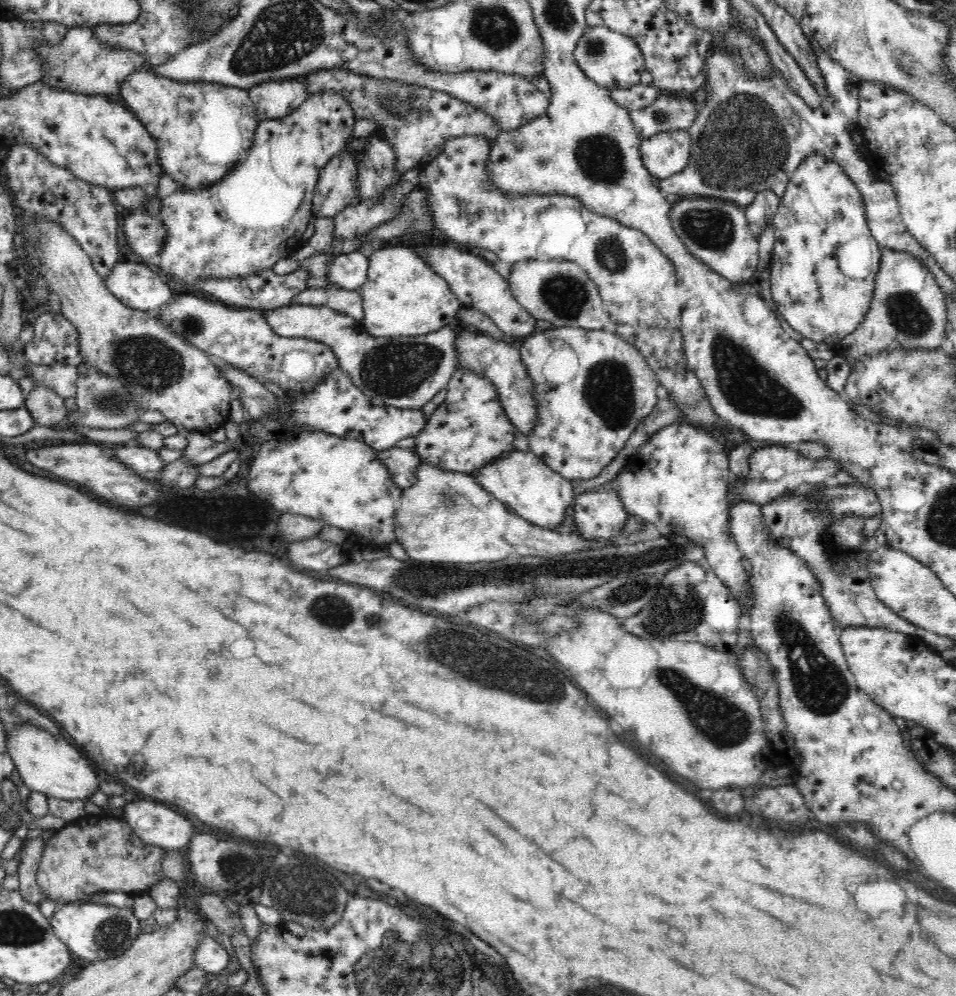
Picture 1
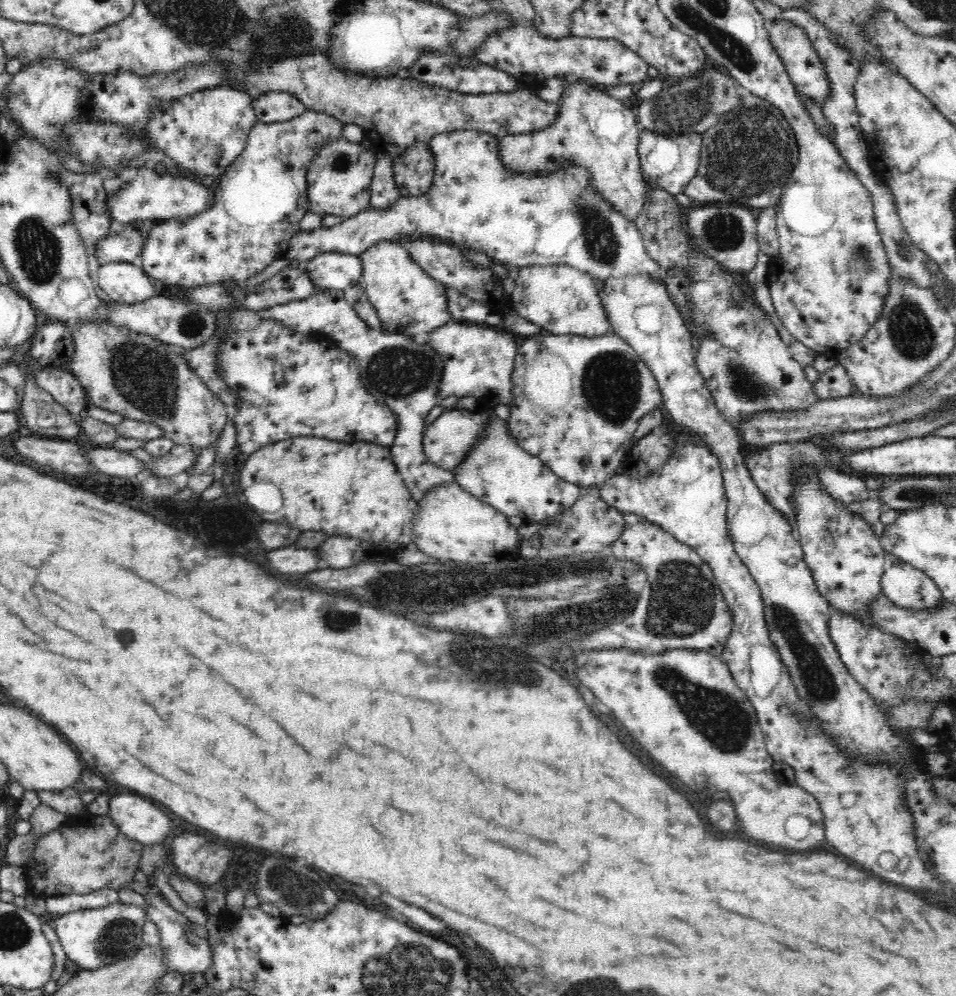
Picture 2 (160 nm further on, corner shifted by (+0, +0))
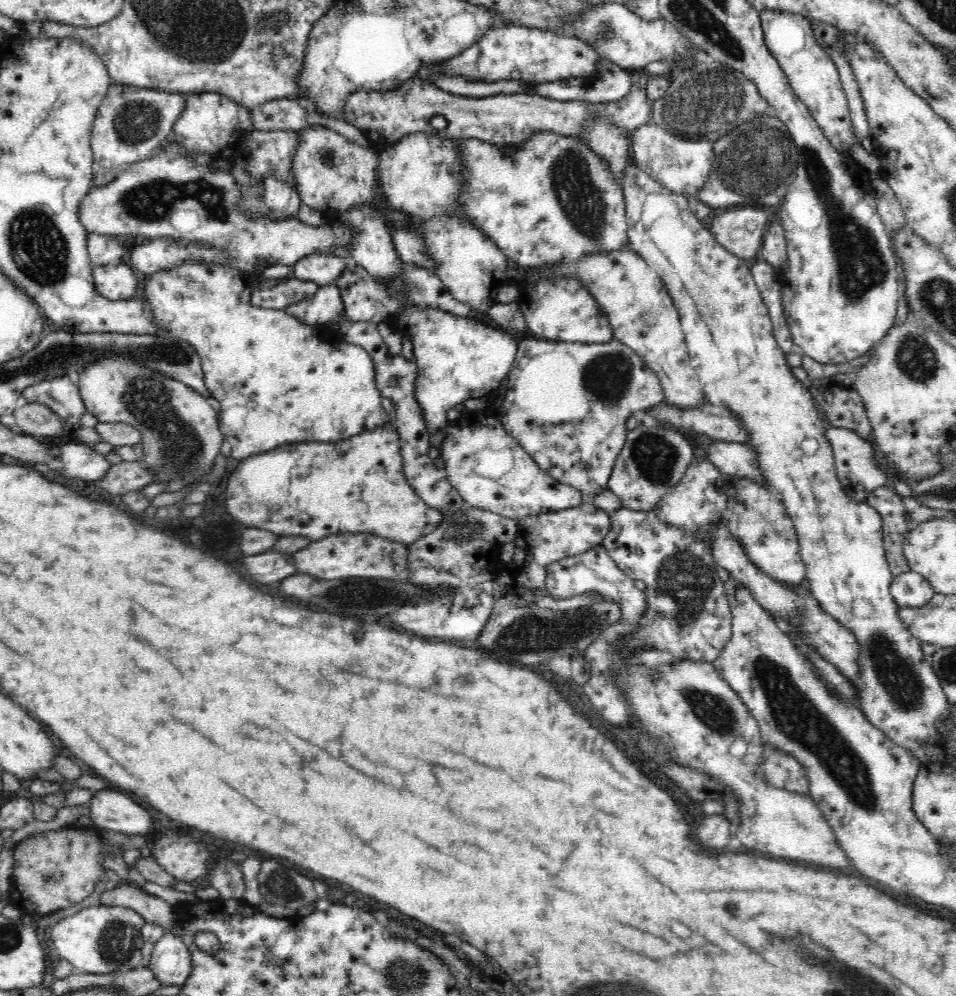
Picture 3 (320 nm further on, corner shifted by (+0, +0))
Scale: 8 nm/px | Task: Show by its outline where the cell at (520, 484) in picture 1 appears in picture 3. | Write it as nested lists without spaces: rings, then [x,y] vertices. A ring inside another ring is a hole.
[[[494,414],[474,419],[462,418],[448,422],[440,455],[445,462],[445,471],[454,488],[467,503],[467,506],[488,510],[498,515],[519,521],[526,516],[564,511],[583,504],[583,493],[570,485],[562,484],[544,472],[513,436],[499,423]],[[482,448],[510,448],[514,454],[514,470],[504,474],[500,480],[484,478],[474,472],[476,452]]]

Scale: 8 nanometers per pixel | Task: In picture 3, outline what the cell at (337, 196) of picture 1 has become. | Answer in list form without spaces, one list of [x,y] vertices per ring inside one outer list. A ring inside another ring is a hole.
[[[319,124],[301,128],[297,135],[299,141],[295,146],[291,173],[302,203],[322,213],[335,210],[340,214],[356,205],[377,204],[378,197],[373,188],[380,156],[372,146],[363,147],[330,127]]]

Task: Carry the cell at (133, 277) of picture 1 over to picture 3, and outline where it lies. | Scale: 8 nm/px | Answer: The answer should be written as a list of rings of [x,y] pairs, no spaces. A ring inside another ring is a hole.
[[[125,262],[93,267],[93,281],[100,297],[110,301],[129,300],[139,295],[141,276]]]

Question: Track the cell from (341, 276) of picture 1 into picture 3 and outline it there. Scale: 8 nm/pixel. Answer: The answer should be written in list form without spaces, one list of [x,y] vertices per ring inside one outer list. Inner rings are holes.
[[[320,252],[309,254],[292,265],[292,276],[298,280],[315,282],[319,287],[334,283],[350,260]]]

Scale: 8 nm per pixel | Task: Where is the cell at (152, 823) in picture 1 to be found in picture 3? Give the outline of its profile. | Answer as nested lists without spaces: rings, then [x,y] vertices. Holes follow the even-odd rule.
[[[112,790],[94,792],[89,800],[91,820],[99,829],[110,829],[124,834],[144,835],[152,830],[152,818],[144,807],[132,798]]]

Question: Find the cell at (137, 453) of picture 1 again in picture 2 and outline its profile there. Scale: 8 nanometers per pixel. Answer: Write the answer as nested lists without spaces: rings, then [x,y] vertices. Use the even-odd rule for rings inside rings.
[[[110,445],[94,447],[85,455],[93,468],[104,476],[132,478],[146,468],[145,463],[130,455],[128,451],[120,451]]]

